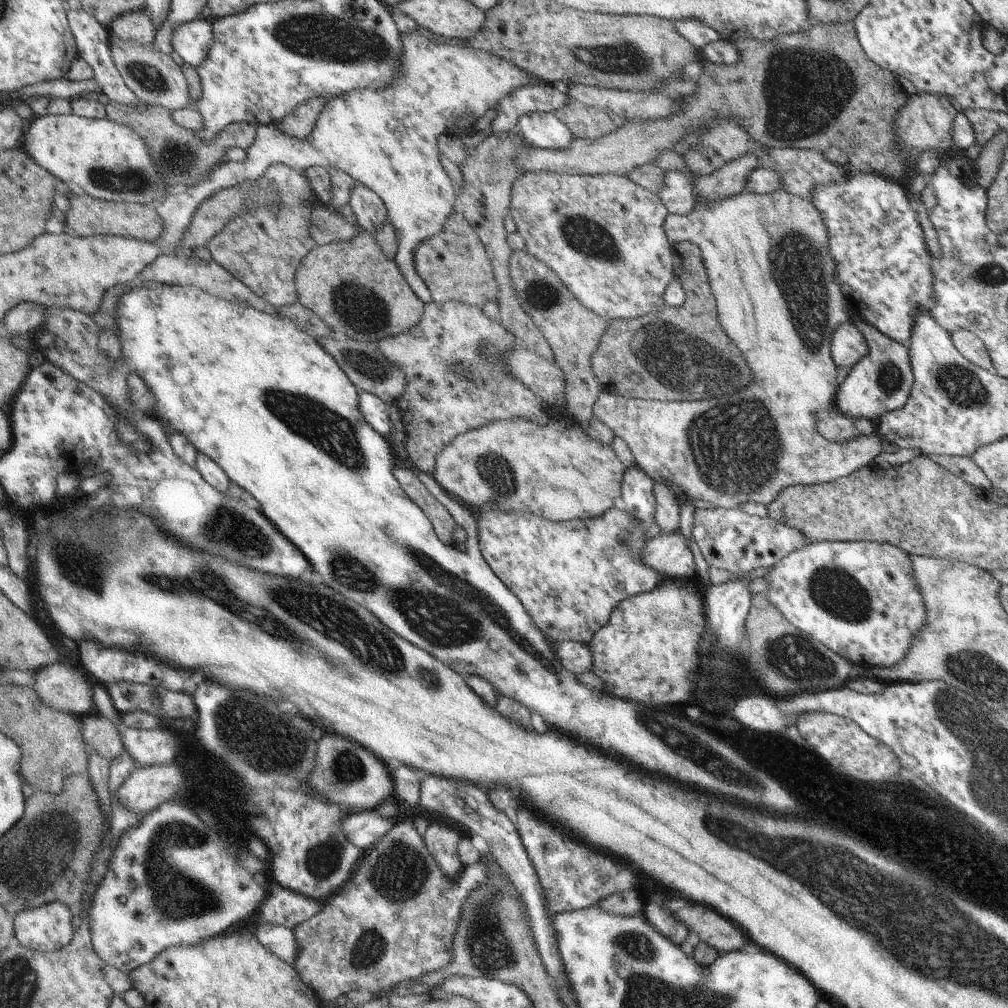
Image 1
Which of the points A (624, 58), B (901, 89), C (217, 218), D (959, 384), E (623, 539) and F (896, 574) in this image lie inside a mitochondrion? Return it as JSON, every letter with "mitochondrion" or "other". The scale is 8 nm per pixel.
{"A":"mitochondrion","B":"other","C":"other","D":"mitochondrion","E":"mitochondrion","F":"other"}

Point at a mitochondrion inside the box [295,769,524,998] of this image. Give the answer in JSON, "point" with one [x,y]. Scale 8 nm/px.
{"point":[487,946]}

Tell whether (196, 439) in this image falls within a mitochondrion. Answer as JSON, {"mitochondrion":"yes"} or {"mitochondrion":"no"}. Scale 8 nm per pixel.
{"mitochondrion":"no"}

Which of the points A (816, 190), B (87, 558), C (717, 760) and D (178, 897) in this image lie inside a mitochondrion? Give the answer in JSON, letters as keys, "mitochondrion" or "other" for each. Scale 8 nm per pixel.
{"A":"other","B":"mitochondrion","C":"mitochondrion","D":"mitochondrion"}

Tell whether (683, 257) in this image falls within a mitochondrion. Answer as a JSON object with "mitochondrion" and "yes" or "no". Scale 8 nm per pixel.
{"mitochondrion":"no"}

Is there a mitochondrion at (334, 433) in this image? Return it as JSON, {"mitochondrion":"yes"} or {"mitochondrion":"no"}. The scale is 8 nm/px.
{"mitochondrion":"yes"}

